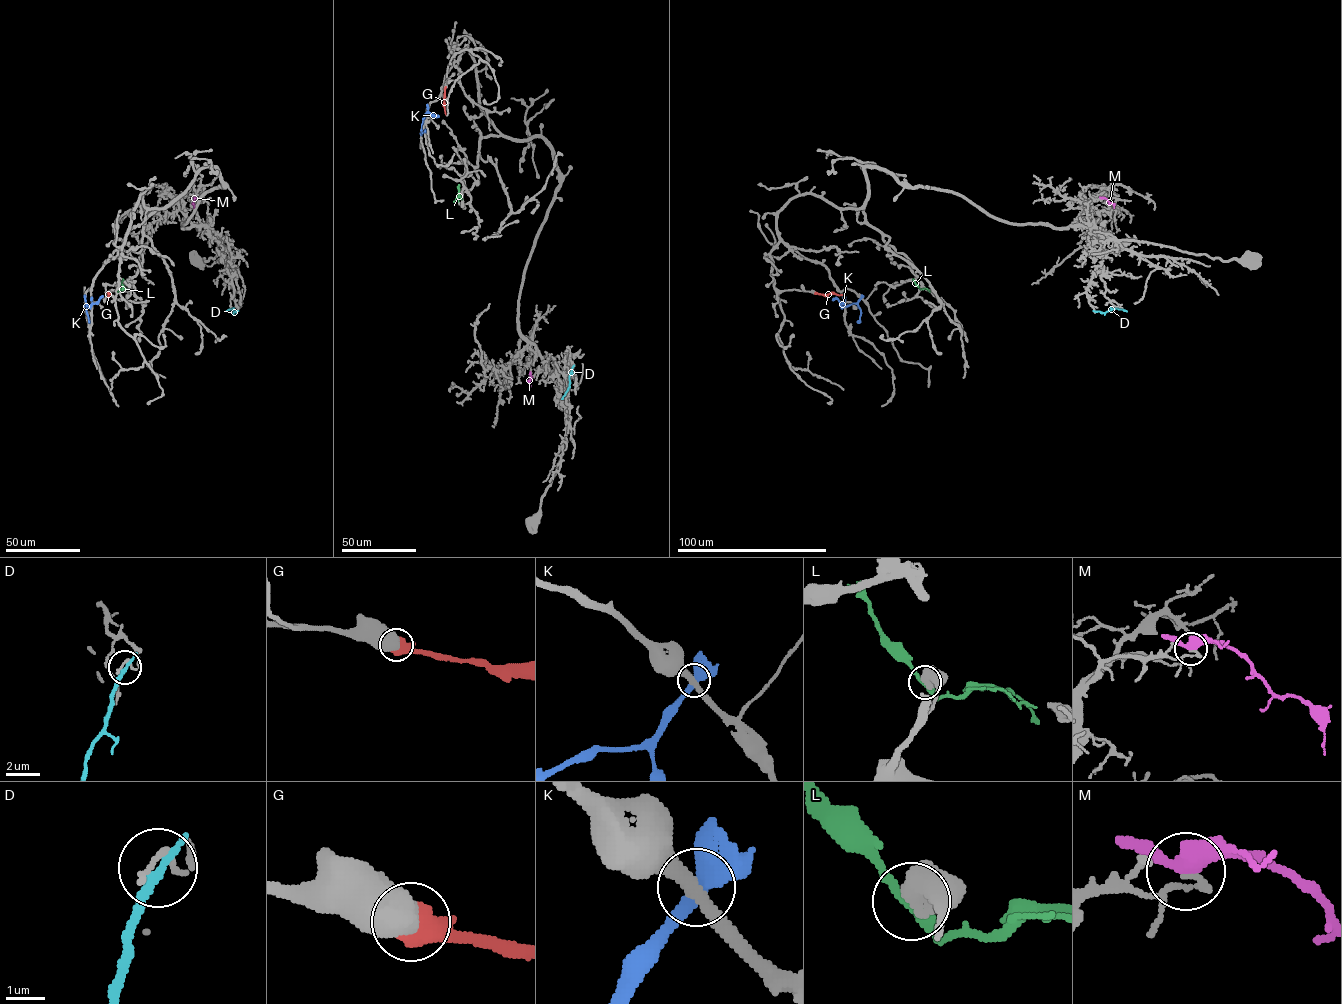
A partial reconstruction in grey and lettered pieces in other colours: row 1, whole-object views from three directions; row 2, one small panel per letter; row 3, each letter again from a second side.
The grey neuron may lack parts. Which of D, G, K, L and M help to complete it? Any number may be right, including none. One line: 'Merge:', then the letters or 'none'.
Merge: G

